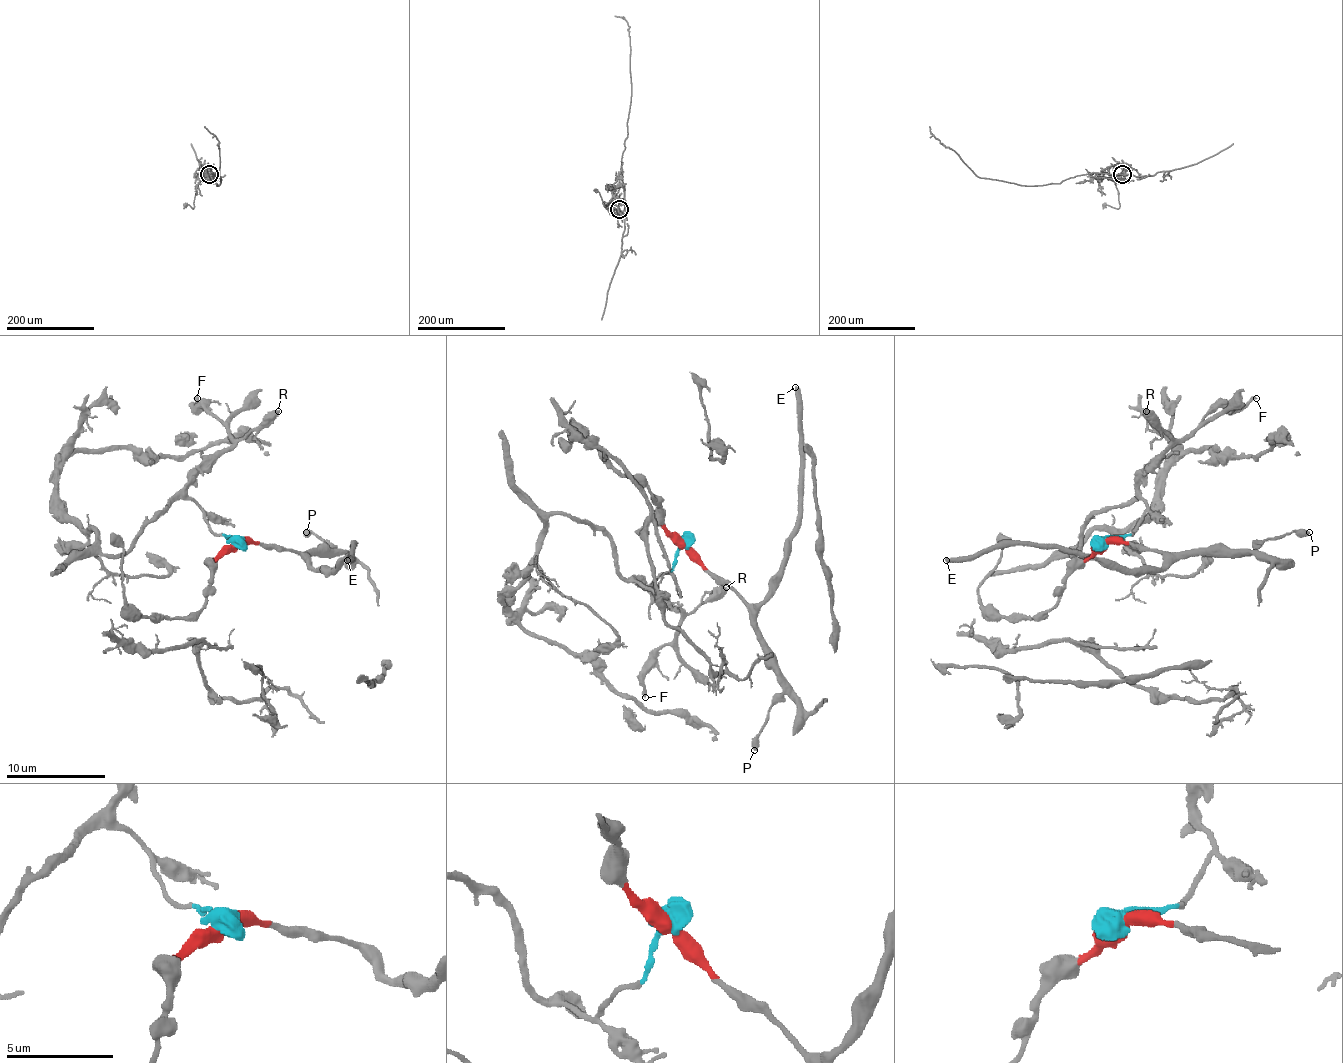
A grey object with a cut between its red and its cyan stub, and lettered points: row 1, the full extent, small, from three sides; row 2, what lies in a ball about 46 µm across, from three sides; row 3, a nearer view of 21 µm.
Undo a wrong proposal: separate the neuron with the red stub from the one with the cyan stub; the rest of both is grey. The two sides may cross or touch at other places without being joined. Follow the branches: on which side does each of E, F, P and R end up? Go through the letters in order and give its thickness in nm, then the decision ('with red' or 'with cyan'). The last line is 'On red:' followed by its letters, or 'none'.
E: 360 nm | with red
F: 240 nm | with cyan
P: 480 nm | with red
R: 480 nm | with cyan
On red: E, P

